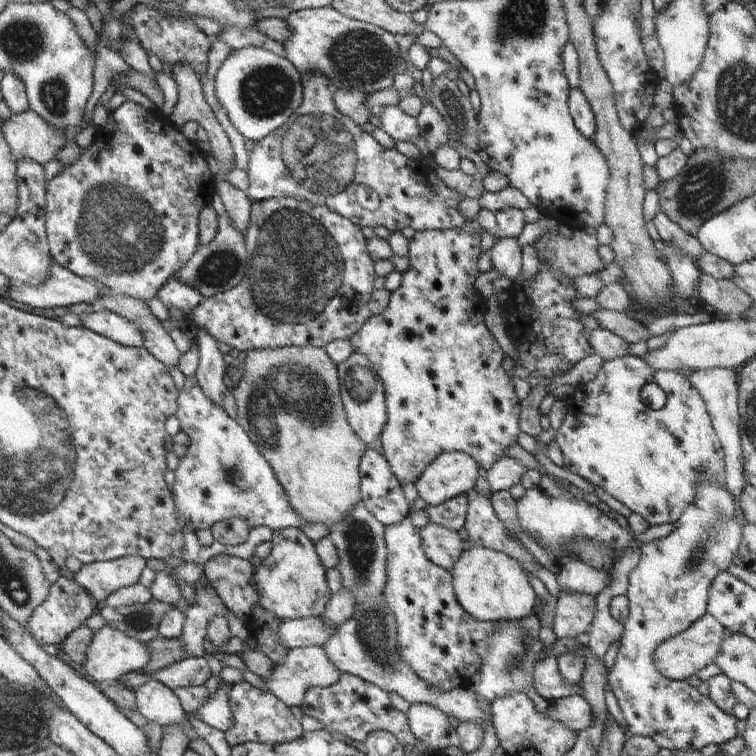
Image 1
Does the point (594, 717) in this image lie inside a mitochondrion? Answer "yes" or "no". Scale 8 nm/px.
no

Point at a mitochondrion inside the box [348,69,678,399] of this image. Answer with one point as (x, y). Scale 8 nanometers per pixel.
(459, 124)

